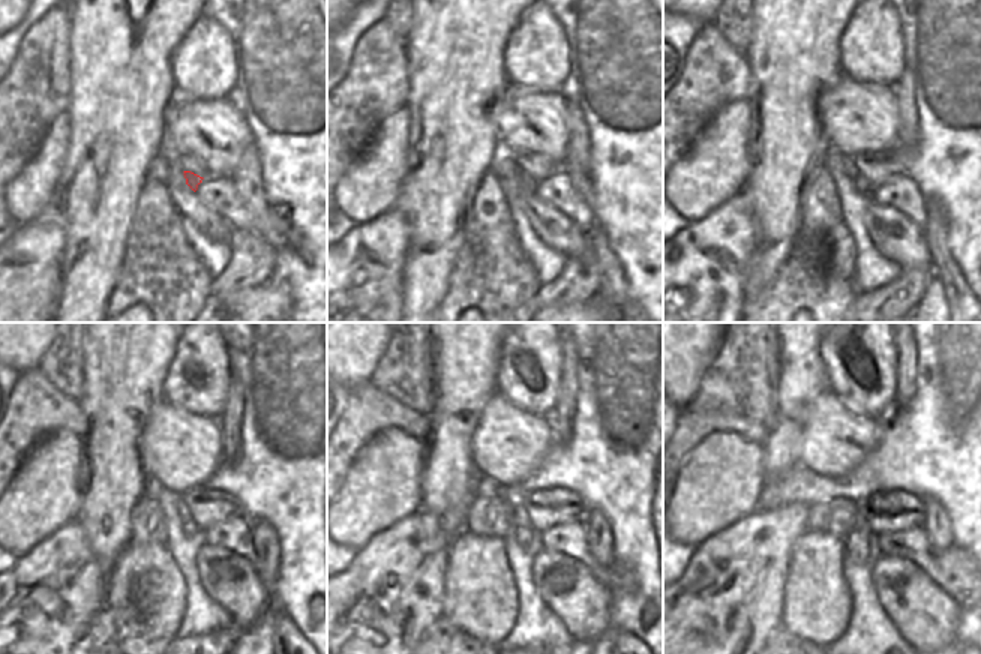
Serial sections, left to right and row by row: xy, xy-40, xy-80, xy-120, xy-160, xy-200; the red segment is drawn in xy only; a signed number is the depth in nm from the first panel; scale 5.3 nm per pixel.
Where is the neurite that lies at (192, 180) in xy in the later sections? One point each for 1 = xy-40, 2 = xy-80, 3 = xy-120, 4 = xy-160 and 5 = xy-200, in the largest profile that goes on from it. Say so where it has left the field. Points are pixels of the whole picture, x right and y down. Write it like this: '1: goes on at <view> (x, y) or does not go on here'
1: goes on at xy-40 (527, 185)
2: goes on at xy-80 (863, 186)
3: goes on at xy-120 (189, 528)
4: goes on at xy-160 (522, 534)
5: goes on at xy-200 (855, 546)

